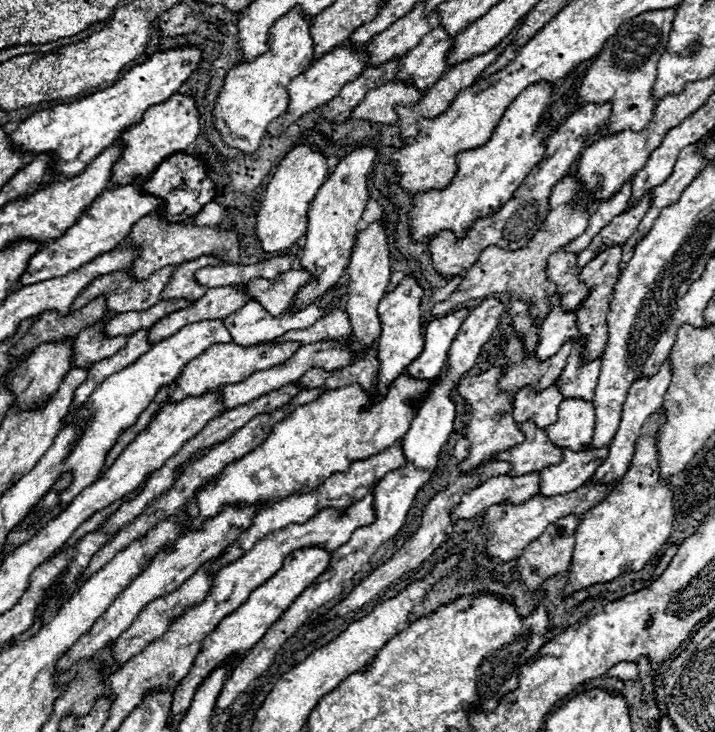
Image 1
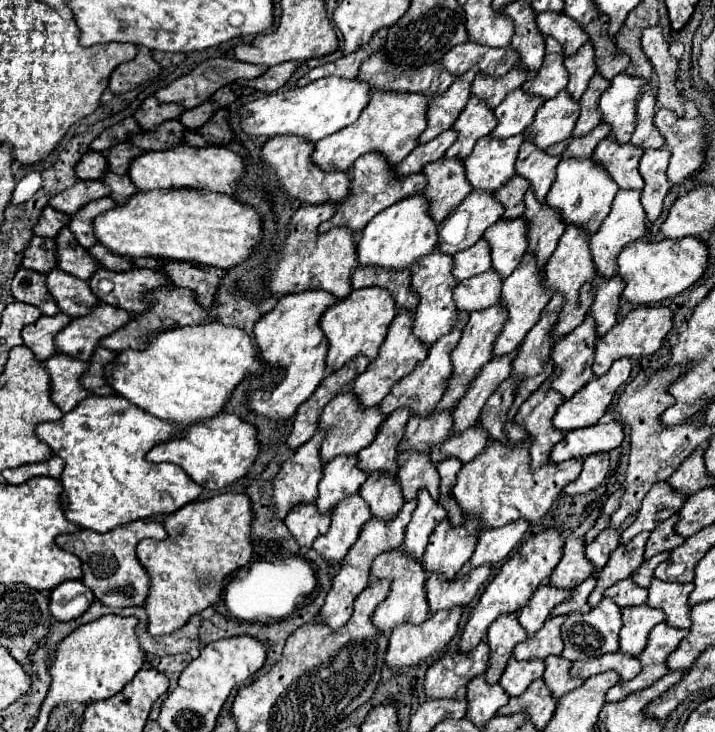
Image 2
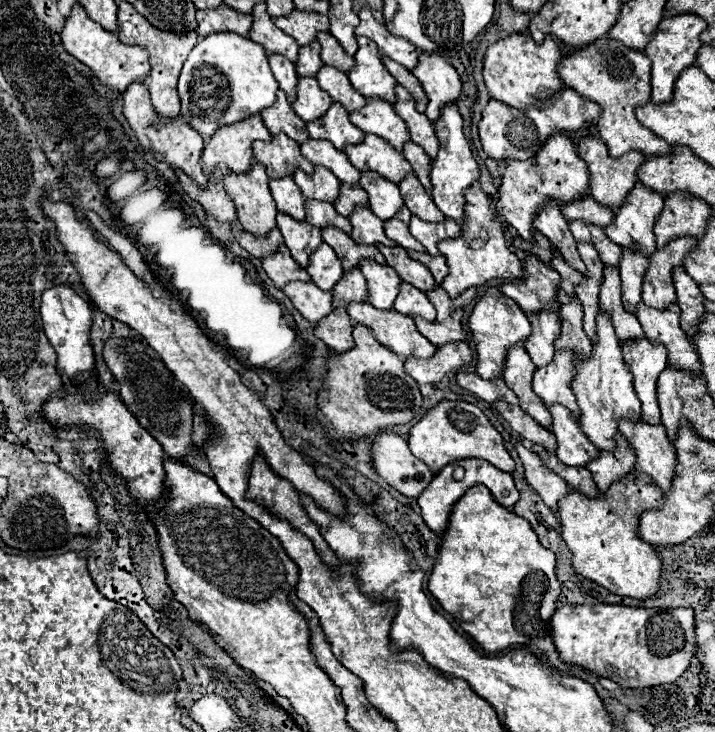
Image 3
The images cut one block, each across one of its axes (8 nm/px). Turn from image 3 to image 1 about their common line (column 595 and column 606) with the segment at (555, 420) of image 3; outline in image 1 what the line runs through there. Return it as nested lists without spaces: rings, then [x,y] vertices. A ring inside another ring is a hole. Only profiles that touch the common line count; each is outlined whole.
[[[584,446],[582,450],[576,452],[564,448],[564,460],[540,472],[540,494],[556,496],[580,488],[588,478],[594,476],[596,468],[606,458],[608,458],[608,446],[602,448]]]

